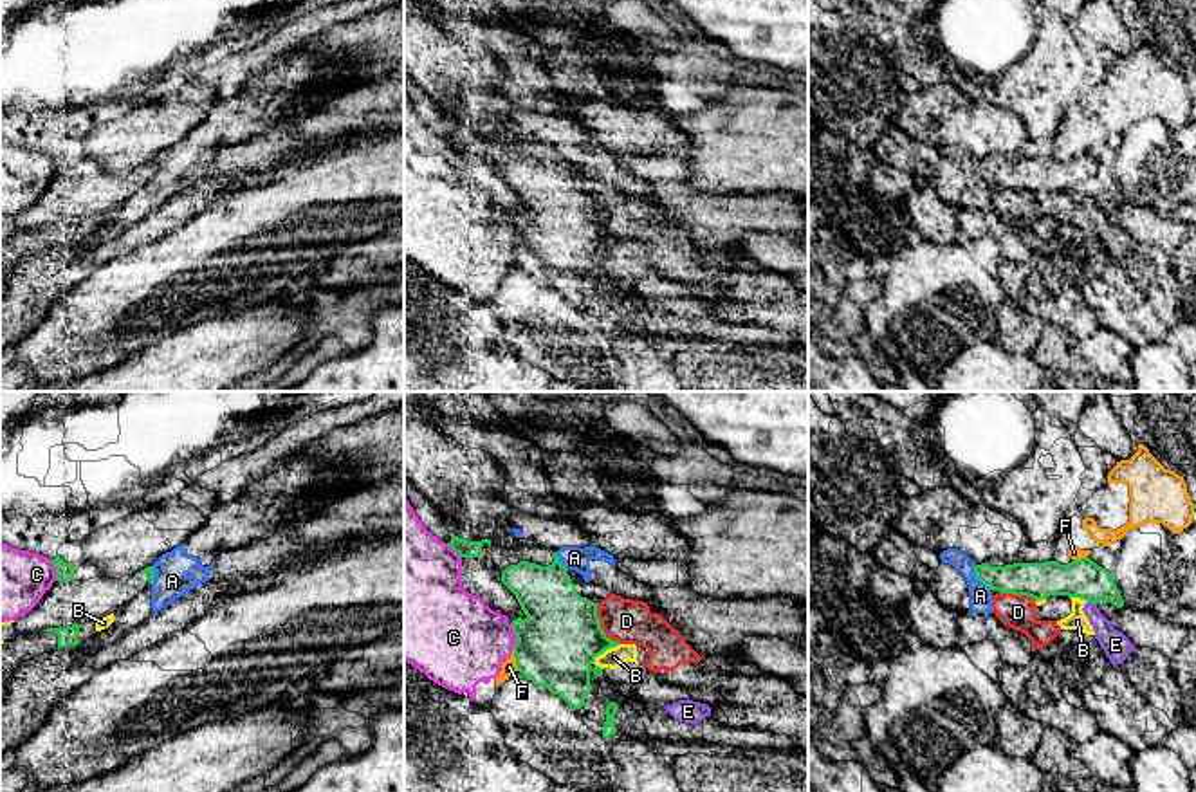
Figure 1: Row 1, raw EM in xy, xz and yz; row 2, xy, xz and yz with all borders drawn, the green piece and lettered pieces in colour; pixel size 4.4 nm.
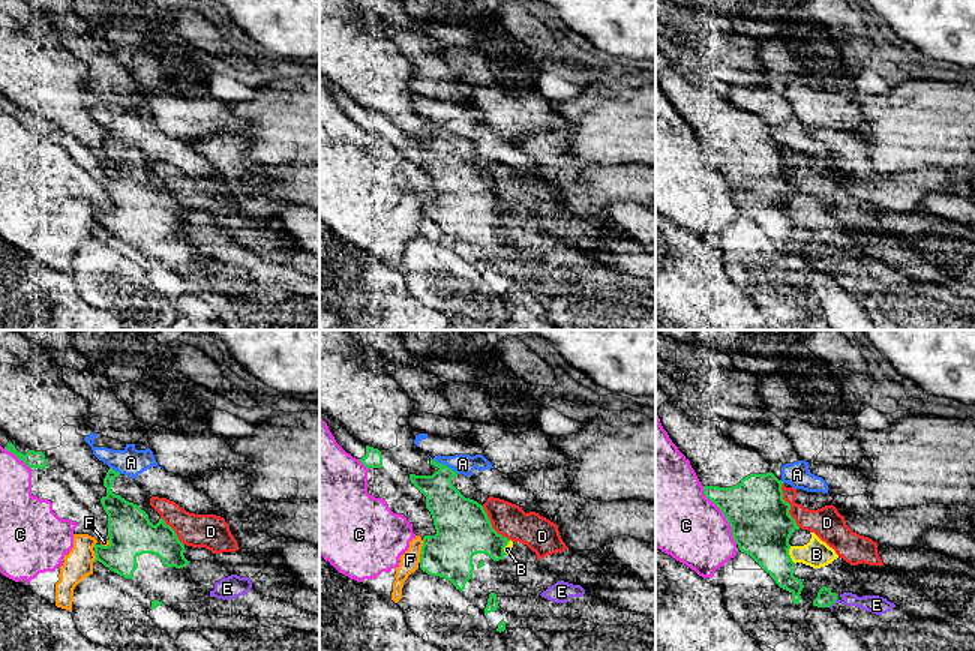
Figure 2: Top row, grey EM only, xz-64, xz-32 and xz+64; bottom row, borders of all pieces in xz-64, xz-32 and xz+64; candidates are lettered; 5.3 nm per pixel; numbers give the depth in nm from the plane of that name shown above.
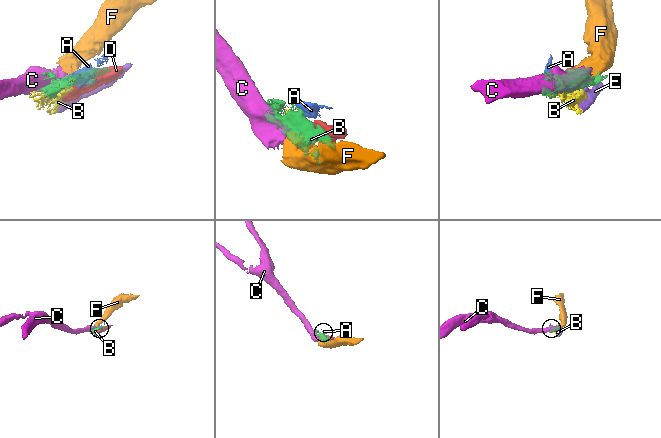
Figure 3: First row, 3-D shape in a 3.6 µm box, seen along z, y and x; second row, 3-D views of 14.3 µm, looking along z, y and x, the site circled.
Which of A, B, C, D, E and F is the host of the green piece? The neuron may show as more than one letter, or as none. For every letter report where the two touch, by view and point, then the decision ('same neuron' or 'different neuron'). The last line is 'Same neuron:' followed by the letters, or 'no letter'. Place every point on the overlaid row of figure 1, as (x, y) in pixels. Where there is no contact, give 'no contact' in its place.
A: yz (976, 578) | different neuron
B: xz (605, 650) | different neuron
C: xz (516, 637) | different neuron
D: xz (599, 626) | different neuron
E: yz (1092, 601) | different neuron
F: xz (516, 661) | different neuron
Same neuron: no letter

